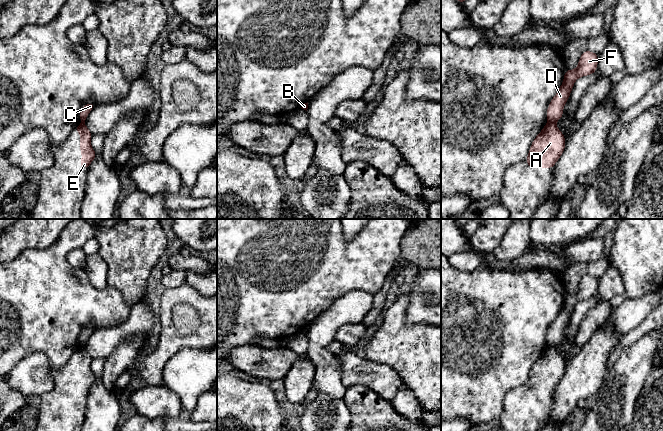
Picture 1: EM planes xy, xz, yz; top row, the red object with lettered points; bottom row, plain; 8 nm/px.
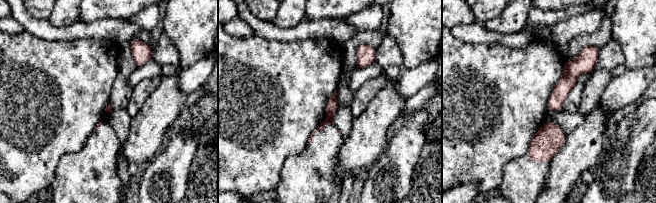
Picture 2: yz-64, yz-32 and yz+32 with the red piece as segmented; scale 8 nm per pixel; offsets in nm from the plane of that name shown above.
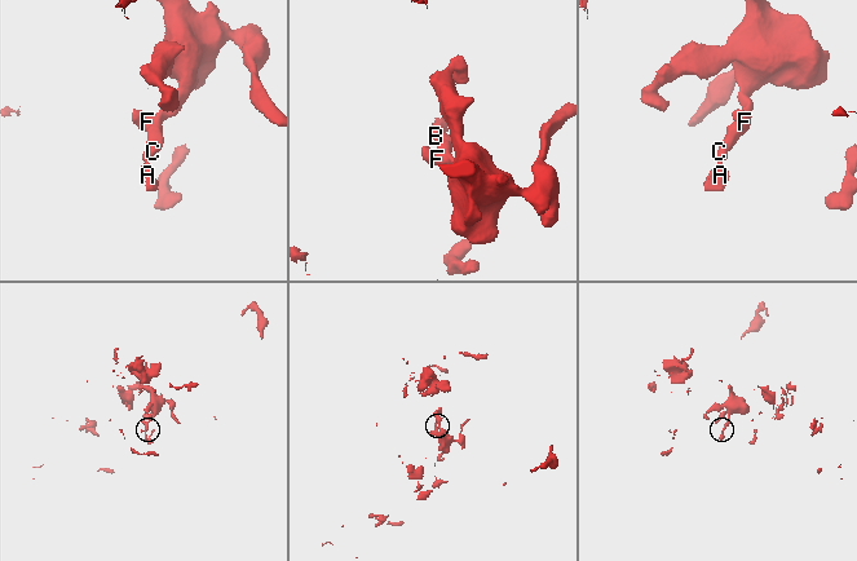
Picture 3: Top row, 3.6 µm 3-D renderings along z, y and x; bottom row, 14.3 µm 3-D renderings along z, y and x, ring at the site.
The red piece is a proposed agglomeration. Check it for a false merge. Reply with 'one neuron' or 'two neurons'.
two neurons

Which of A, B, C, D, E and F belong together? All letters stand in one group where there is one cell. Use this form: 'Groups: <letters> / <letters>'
Groups: A E / B C D F

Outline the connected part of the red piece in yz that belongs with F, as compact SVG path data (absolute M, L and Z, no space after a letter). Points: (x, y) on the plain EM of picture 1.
M584 275L578 286L578 290L572 294L565 294L563 307L556 319L552 322L547 336L548 347L555 347L563 340L563 332L569 323L575 305L583 300L588 300L596 296L598 289L598 279L591 275Z

